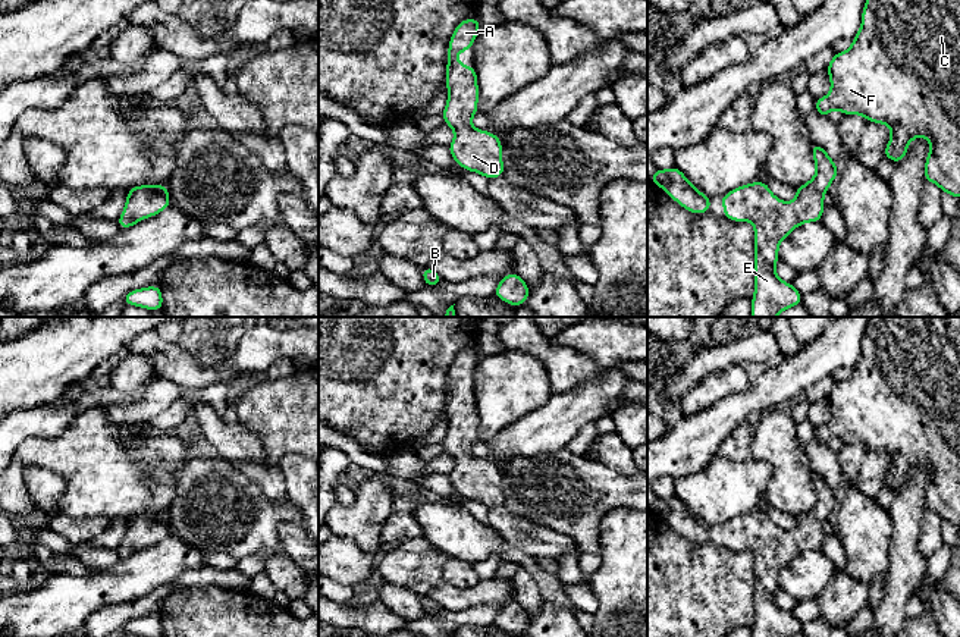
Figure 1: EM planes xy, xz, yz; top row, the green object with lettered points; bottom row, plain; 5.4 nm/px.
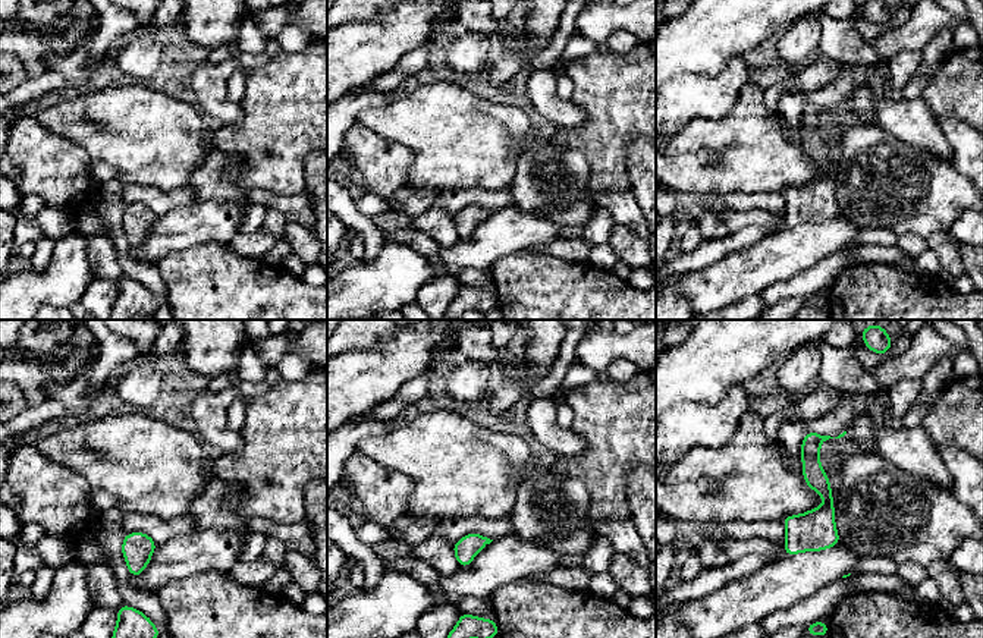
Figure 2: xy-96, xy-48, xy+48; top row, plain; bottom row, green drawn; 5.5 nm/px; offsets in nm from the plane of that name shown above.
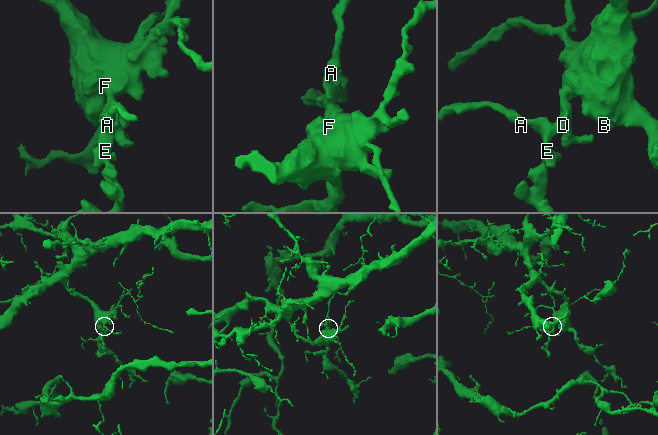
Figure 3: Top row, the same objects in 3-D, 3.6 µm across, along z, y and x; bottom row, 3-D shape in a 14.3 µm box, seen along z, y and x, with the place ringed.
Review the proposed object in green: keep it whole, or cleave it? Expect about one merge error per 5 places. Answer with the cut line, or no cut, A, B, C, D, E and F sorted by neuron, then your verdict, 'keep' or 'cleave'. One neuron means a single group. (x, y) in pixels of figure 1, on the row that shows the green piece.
cut none; groups A B C D E F; keep

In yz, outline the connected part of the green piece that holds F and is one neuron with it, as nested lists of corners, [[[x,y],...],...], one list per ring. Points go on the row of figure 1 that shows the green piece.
[[[866,0],[862,13],[862,26],[847,51],[834,53],[826,73],[831,78],[831,92],[823,98],[815,98],[819,117],[828,116],[832,109],[843,114],[862,114],[872,123],[884,123],[891,128],[891,141],[887,144],[882,157],[891,159],[897,164],[907,154],[909,142],[913,138],[925,136],[931,142],[931,150],[925,161],[925,182],[937,183],[942,192],[960,200],[960,0]]]

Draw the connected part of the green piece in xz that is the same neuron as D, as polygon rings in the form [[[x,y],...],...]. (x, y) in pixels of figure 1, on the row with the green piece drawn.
[[[479,18],[464,19],[451,37],[446,63],[448,103],[442,116],[455,131],[455,138],[448,145],[452,159],[462,169],[477,172],[490,181],[505,173],[502,141],[493,132],[473,128],[471,117],[479,113],[477,73],[473,66],[457,62],[459,51],[473,48],[480,28]]]

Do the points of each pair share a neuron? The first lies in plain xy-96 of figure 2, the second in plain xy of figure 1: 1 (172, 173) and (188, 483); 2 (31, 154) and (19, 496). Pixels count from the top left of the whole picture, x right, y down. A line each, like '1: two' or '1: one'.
1: two
2: two

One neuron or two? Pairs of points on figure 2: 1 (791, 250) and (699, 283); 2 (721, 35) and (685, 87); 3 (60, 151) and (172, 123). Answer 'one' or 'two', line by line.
1: one
2: two
3: two

